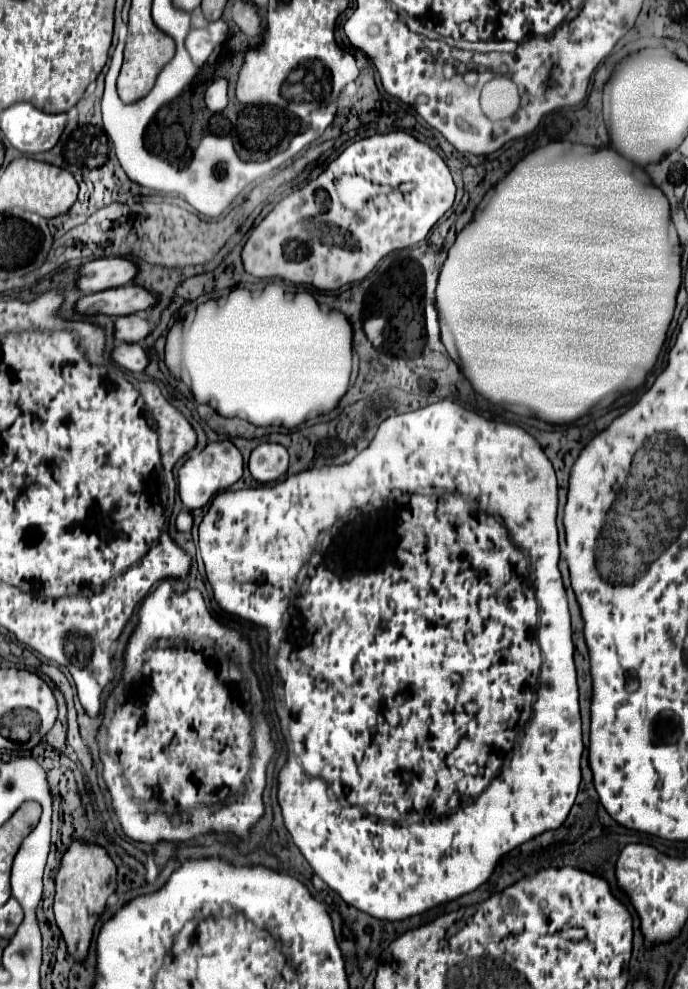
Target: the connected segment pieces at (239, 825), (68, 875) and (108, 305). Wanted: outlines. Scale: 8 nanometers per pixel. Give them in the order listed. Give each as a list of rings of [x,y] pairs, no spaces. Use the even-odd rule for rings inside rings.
[[[162,581],[158,585],[158,589],[148,595],[144,599],[144,603],[140,605],[140,623],[138,623],[138,629],[136,633],[130,637],[130,641],[127,642],[124,654],[124,677],[122,677],[122,683],[118,683],[114,687],[114,693],[112,697],[106,701],[106,707],[104,707],[104,723],[102,723],[102,729],[108,733],[108,737],[100,737],[100,759],[104,763],[104,779],[106,779],[106,785],[112,793],[112,801],[114,801],[114,809],[116,809],[116,815],[124,827],[124,833],[128,837],[132,837],[134,841],[144,841],[144,843],[158,843],[160,839],[166,839],[170,842],[185,842],[194,837],[205,835],[211,831],[230,836],[230,833],[237,839],[245,839],[250,834],[250,827],[262,817],[264,813],[264,805],[262,805],[262,789],[266,787],[266,765],[268,765],[268,759],[274,755],[274,743],[270,741],[270,727],[264,719],[264,713],[262,713],[262,691],[260,691],[258,676],[253,668],[254,655],[253,650],[249,642],[242,636],[239,629],[229,627],[222,623],[218,623],[214,617],[212,617],[210,608],[207,606],[202,594],[197,589],[189,589],[182,595],[174,593],[172,589],[172,581]],[[164,641],[164,649],[160,651],[152,651],[158,643]],[[177,643],[188,644],[194,653],[186,651],[186,649],[178,649],[178,651],[172,651],[172,648],[176,649]],[[208,647],[214,647],[216,651],[216,661],[226,655],[228,659],[222,659],[220,661],[220,669],[216,669],[212,665],[215,661],[215,655],[212,661],[208,661],[202,653],[198,653],[199,650],[205,652]],[[238,679],[242,679],[246,683],[248,689],[248,701],[250,703],[250,719],[248,719],[248,713],[244,711],[244,707],[240,705],[238,701]],[[240,789],[246,789],[248,793],[242,795]]]
[[[74,839],[66,853],[62,855],[60,869],[56,873],[56,897],[54,915],[56,925],[68,945],[68,953],[76,953],[84,959],[92,941],[92,929],[96,925],[96,915],[104,913],[106,899],[116,891],[116,865],[104,847],[96,843],[86,843],[84,839]]]
[[[124,285],[124,287],[84,295],[78,301],[76,309],[88,315],[96,315],[96,313],[132,315],[136,311],[152,309],[156,303],[158,303],[158,297],[152,291],[140,285]]]

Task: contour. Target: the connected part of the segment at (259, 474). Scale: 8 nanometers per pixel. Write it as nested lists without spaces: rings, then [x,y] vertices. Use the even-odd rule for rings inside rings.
[[[262,443],[250,453],[248,469],[260,483],[278,481],[288,469],[288,451],[276,443]]]

